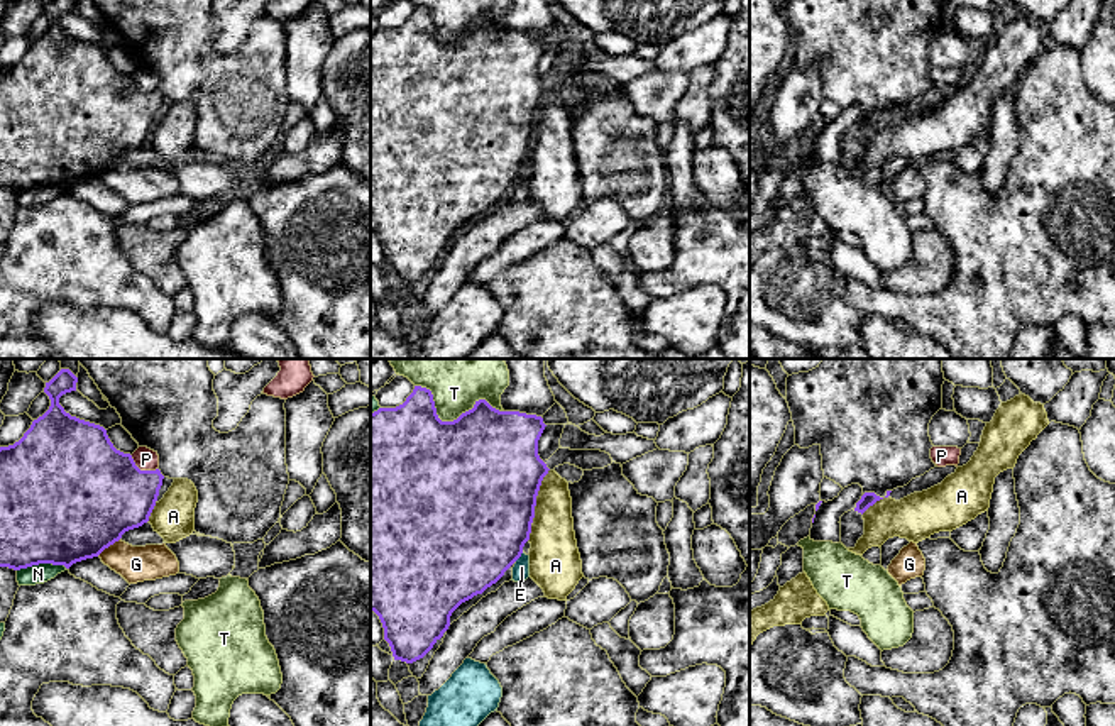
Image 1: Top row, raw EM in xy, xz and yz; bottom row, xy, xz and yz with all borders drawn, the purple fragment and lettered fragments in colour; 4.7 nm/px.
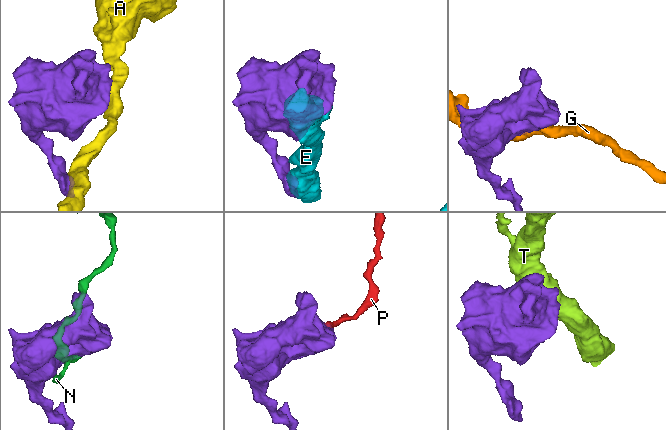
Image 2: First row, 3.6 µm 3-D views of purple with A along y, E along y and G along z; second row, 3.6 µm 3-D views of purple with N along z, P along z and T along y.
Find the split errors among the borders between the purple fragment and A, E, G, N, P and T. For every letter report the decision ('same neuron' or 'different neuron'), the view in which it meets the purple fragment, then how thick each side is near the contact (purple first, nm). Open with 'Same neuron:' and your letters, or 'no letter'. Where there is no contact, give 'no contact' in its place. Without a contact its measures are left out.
Same neuron: no letter
A: different neuron | xz | 500/240 nm
E: different neuron | xz | 500/80 nm
G: different neuron | xy | 500/180 nm
N: different neuron | xy | 500/100 nm
P: different neuron | xy | 460/110 nm
T: different neuron | xz | 500/320 nm

